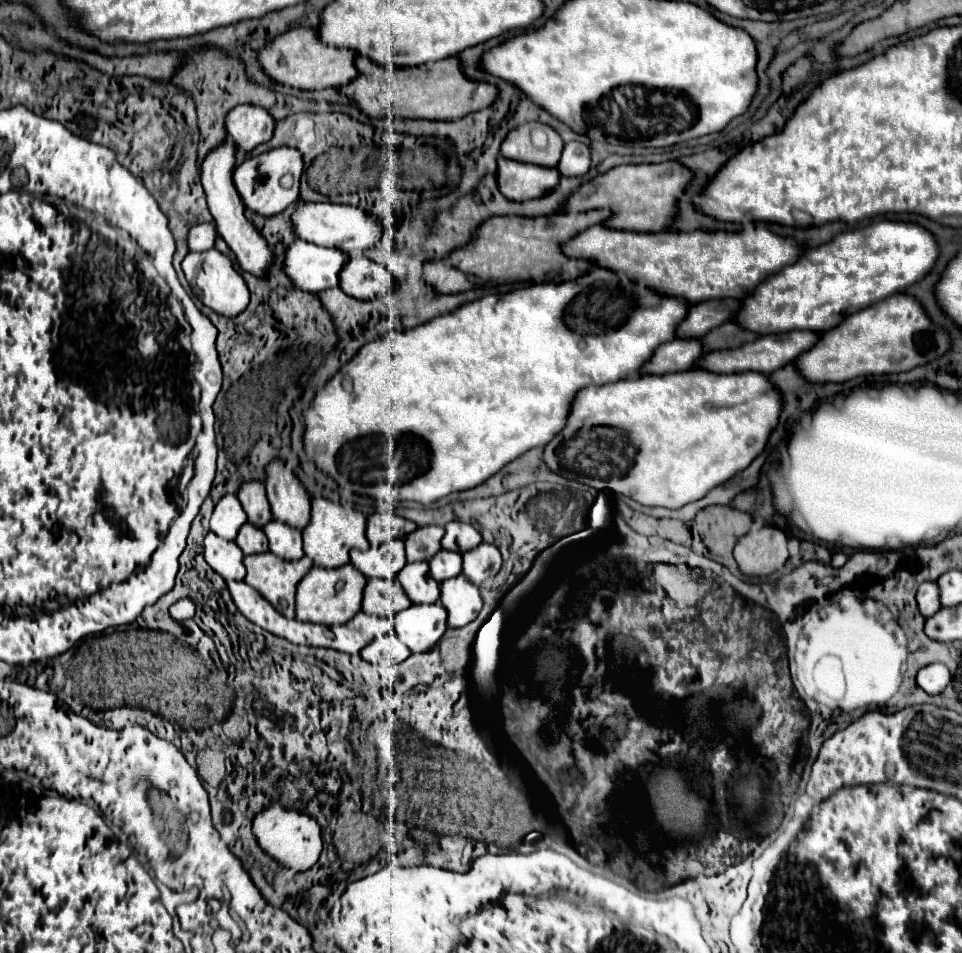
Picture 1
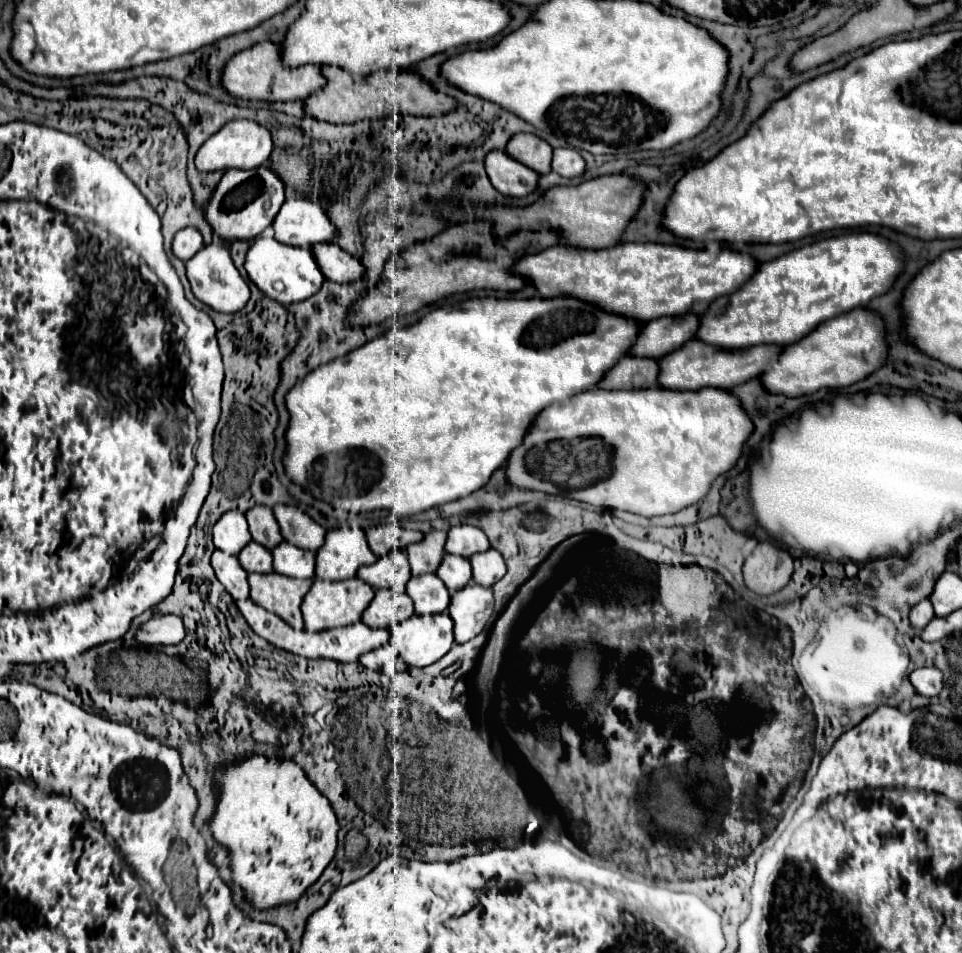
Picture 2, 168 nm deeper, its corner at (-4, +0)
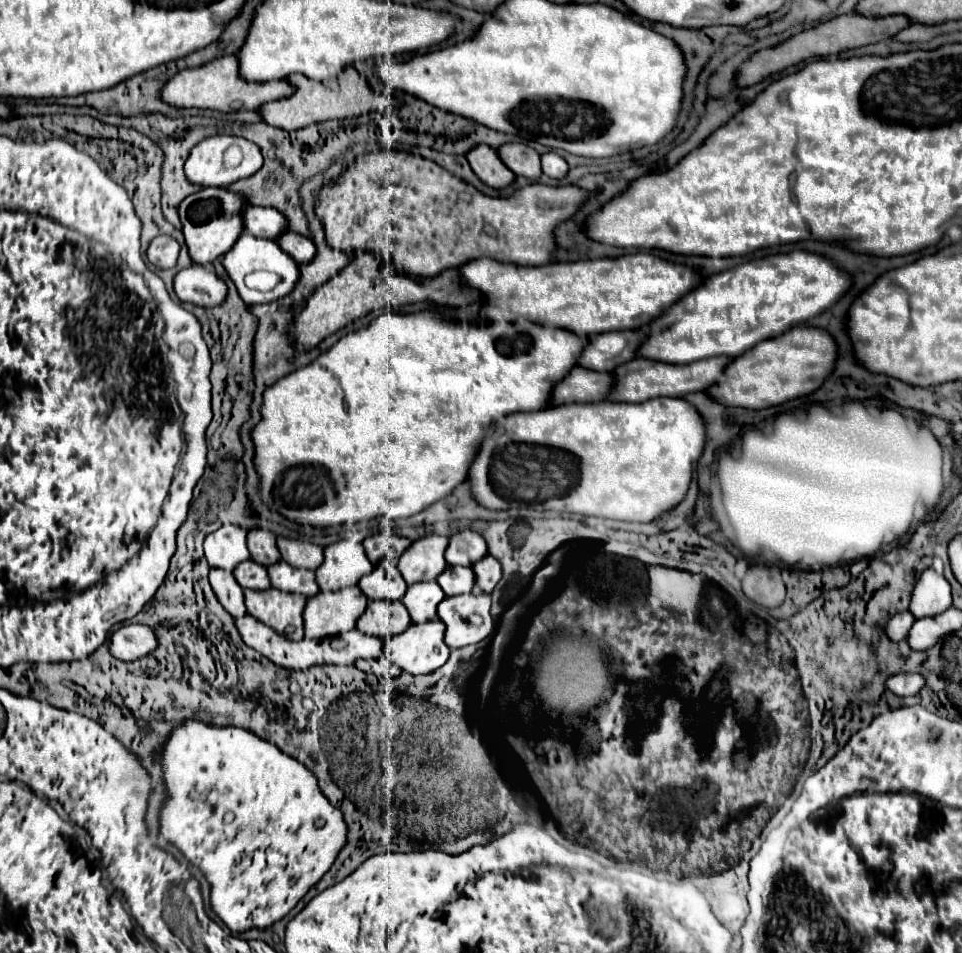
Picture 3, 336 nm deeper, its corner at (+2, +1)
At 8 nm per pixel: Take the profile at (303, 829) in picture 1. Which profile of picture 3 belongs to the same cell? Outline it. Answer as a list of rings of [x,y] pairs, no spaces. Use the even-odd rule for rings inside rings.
[[[185,721],[181,727],[177,727],[171,733],[169,741],[165,743],[159,755],[159,765],[163,769],[165,785],[169,789],[169,801],[161,811],[161,835],[167,837],[171,843],[175,843],[193,865],[203,869],[203,873],[207,875],[211,883],[211,907],[227,923],[231,931],[247,931],[251,927],[265,929],[273,925],[275,921],[283,919],[297,905],[297,901],[331,869],[337,853],[345,845],[347,825],[343,821],[343,815],[321,793],[321,789],[317,787],[315,775],[303,763],[279,751],[279,747],[275,747],[273,743],[259,739],[251,731],[245,731],[239,727],[215,727],[215,725],[205,725],[201,721]]]

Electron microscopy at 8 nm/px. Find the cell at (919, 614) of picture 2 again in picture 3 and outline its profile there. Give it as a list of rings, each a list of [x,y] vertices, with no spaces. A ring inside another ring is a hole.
[[[903,611],[903,613],[897,613],[889,619],[889,623],[885,625],[885,631],[887,635],[893,639],[893,641],[901,641],[907,637],[907,631],[911,627],[911,623],[915,621],[915,617],[911,617],[909,611]]]

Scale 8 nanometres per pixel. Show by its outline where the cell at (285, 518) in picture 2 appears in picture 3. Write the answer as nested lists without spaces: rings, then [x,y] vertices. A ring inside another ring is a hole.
[[[277,537],[277,547],[281,551],[281,557],[293,567],[303,567],[303,569],[315,571],[319,567],[319,563],[323,563],[323,547],[319,547],[315,543]]]

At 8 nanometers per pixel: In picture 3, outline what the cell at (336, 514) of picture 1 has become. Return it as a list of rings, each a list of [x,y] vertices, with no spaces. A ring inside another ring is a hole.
[[[341,539],[325,547],[325,559],[317,567],[317,583],[321,591],[339,591],[357,585],[359,579],[373,571],[363,545]]]

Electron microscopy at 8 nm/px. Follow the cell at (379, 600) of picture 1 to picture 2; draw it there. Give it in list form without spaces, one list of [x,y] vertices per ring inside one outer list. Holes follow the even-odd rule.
[[[375,590],[375,598],[363,612],[361,622],[369,628],[391,628],[411,618],[413,602],[407,594],[395,594],[391,590]]]

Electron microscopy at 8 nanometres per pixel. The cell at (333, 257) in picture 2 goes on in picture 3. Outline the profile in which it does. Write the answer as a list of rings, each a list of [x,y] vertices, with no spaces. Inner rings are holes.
[[[287,231],[277,239],[279,247],[283,247],[283,251],[287,251],[299,265],[311,263],[311,259],[315,259],[317,255],[317,247],[309,237],[303,237],[295,231]]]

